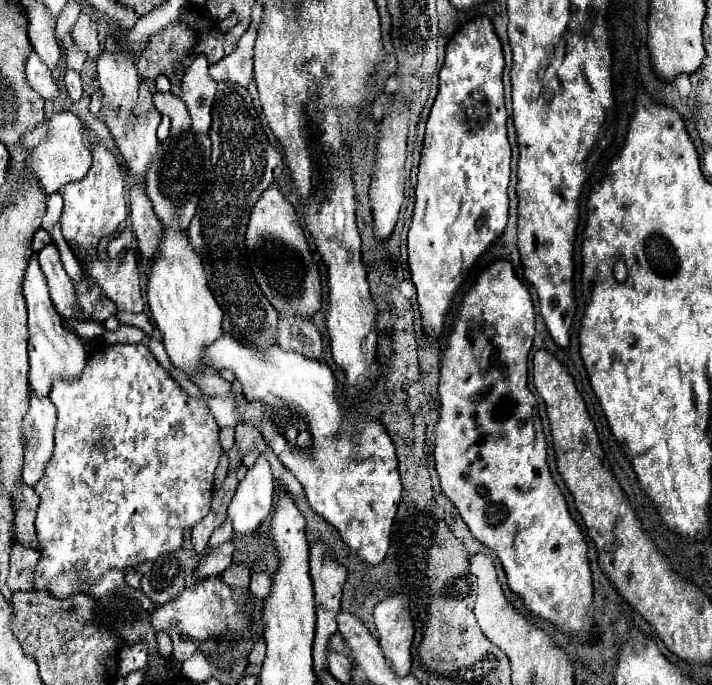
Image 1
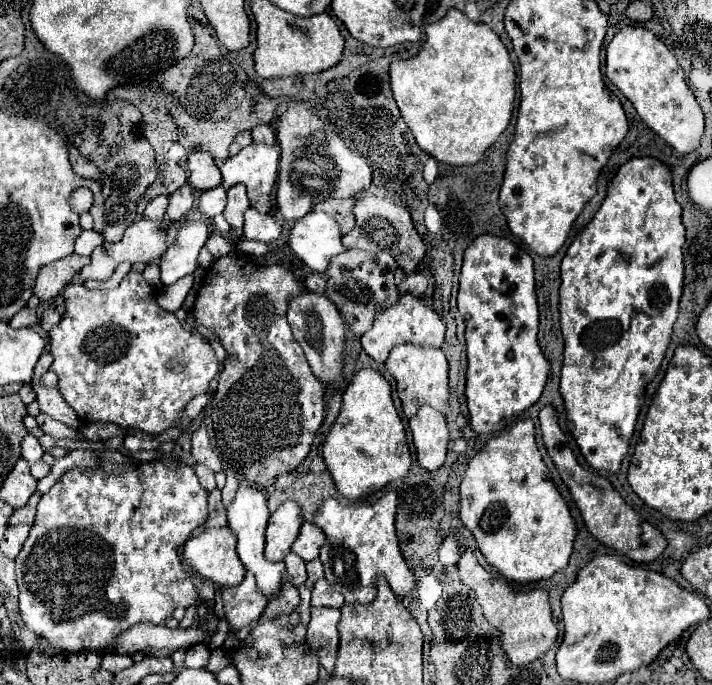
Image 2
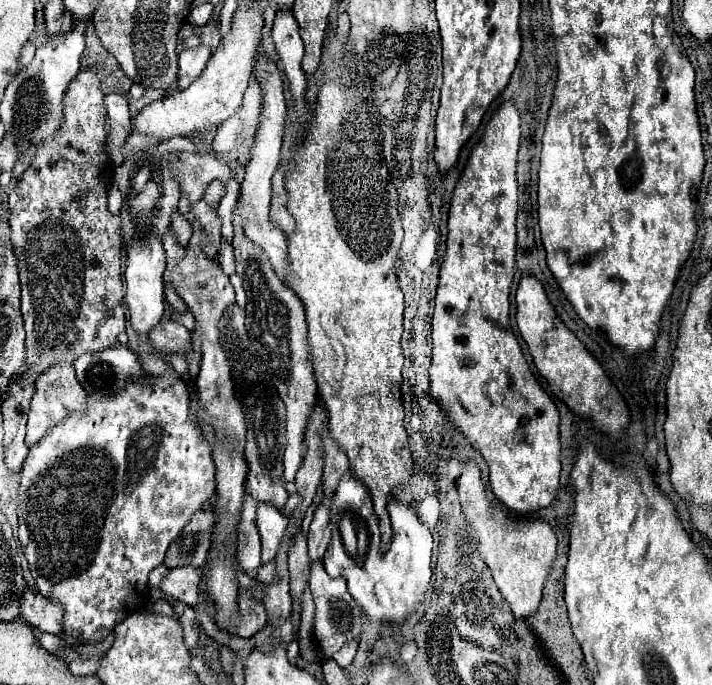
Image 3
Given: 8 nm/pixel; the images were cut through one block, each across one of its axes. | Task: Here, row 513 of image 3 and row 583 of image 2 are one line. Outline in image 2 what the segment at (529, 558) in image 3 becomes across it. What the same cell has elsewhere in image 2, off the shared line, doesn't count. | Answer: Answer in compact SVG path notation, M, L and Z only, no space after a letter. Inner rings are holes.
M470 548L462 552L462 558L458 562L458 574L462 576L466 586L476 592L476 598L484 610L486 620L492 626L496 626L496 630L500 632L500 644L502 644L508 660L514 666L526 666L554 648L558 628L556 628L556 624L552 624L552 614L550 614L546 590L536 588L532 592L530 590L524 592L524 590L514 590L508 586L508 592L506 592L504 588L500 588L500 582L496 582L490 576L490 572L486 572L478 564L478 560Z

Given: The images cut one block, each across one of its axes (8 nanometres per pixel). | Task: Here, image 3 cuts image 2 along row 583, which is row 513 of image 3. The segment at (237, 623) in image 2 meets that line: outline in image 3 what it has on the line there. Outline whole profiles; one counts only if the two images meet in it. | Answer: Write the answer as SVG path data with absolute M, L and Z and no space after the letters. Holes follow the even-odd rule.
M246 494L238 528L238 562L246 572L252 572L262 566L260 536L256 530L256 504L258 502L250 494Z

